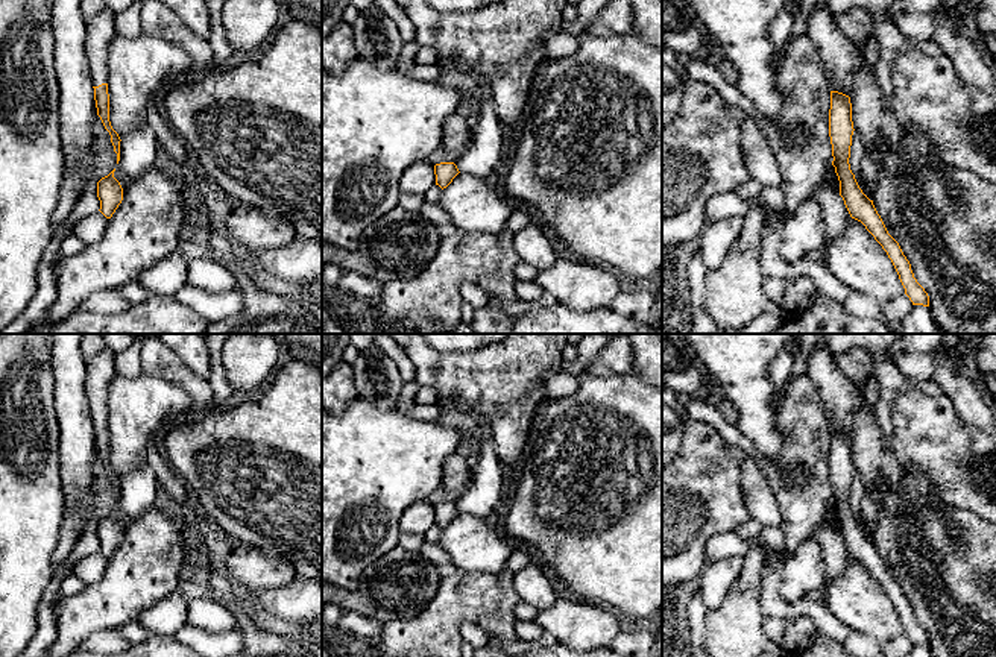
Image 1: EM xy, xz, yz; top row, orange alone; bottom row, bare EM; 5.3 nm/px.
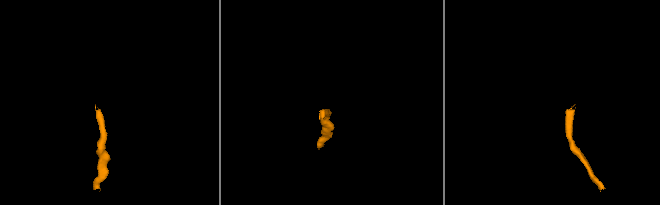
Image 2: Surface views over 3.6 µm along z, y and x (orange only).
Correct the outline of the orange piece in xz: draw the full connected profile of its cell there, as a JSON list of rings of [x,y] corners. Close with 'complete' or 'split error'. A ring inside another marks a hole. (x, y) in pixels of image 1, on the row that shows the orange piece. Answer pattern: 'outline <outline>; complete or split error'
outline [[[454,162],[436,164],[434,165],[436,185],[439,185],[442,190],[446,188],[459,173],[460,171]]]; complete

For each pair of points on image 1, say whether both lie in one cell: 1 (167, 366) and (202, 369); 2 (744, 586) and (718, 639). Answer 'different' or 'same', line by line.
1: different
2: same

